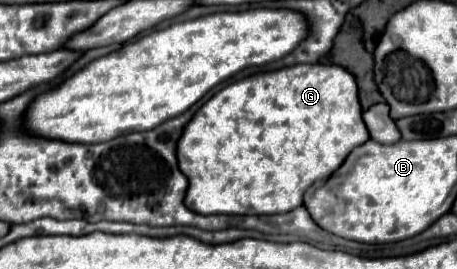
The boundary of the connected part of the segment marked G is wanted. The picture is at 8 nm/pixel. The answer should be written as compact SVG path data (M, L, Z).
M294 64L288 68L280 68L280 70L272 70L272 72L258 72L252 76L246 76L242 80L236 80L228 86L224 86L220 92L216 92L194 116L192 120L184 126L182 136L178 140L176 146L176 158L178 158L178 166L180 172L188 178L188 192L186 192L186 206L192 208L192 212L198 214L284 214L290 212L294 208L298 208L304 200L304 192L316 182L316 180L326 180L328 176L332 176L340 164L346 160L348 152L356 146L360 146L362 142L366 142L368 130L364 126L362 120L362 108L358 102L358 86L354 76L336 64Z

